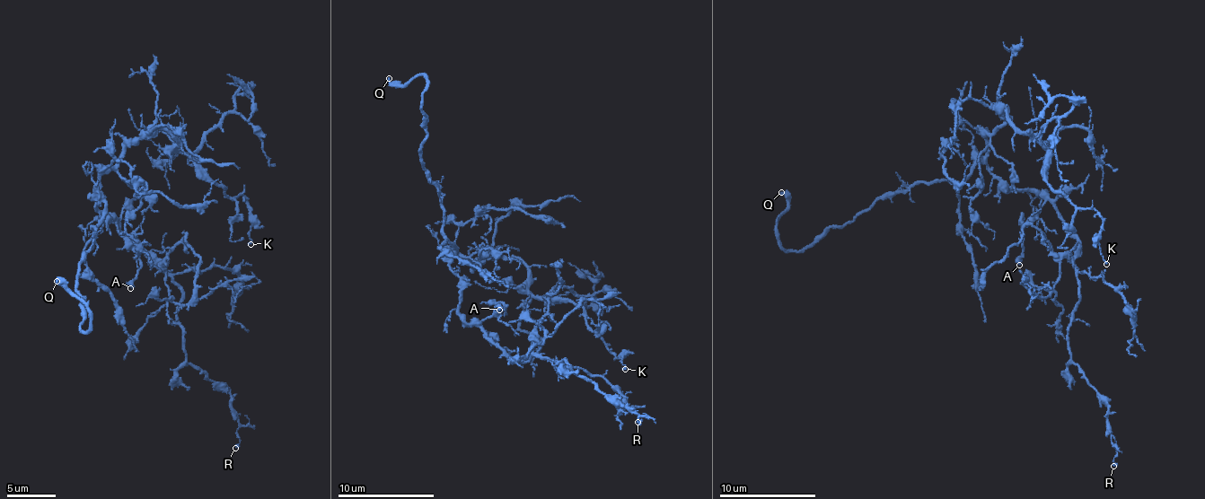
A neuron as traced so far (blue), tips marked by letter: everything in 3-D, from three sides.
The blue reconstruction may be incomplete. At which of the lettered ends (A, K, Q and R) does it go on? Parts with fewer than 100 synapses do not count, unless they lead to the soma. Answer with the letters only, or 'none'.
Q

